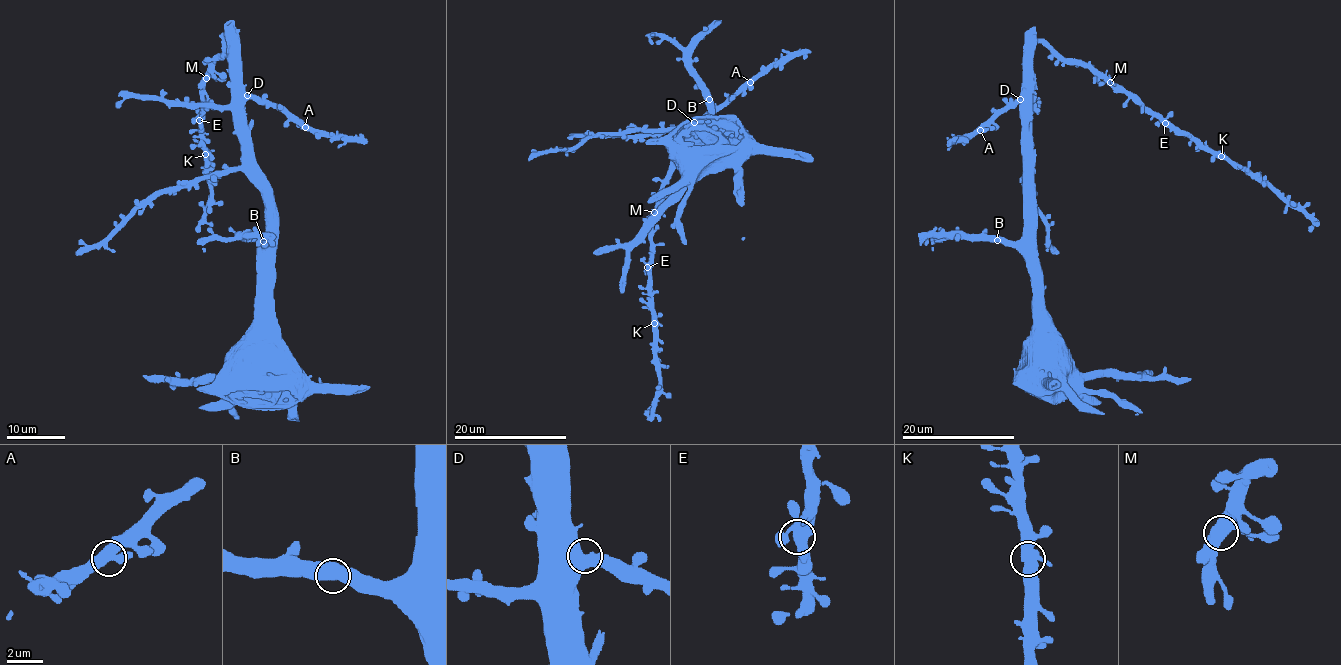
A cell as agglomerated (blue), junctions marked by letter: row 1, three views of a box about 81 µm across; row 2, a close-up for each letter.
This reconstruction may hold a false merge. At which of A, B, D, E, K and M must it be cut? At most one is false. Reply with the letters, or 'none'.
none

